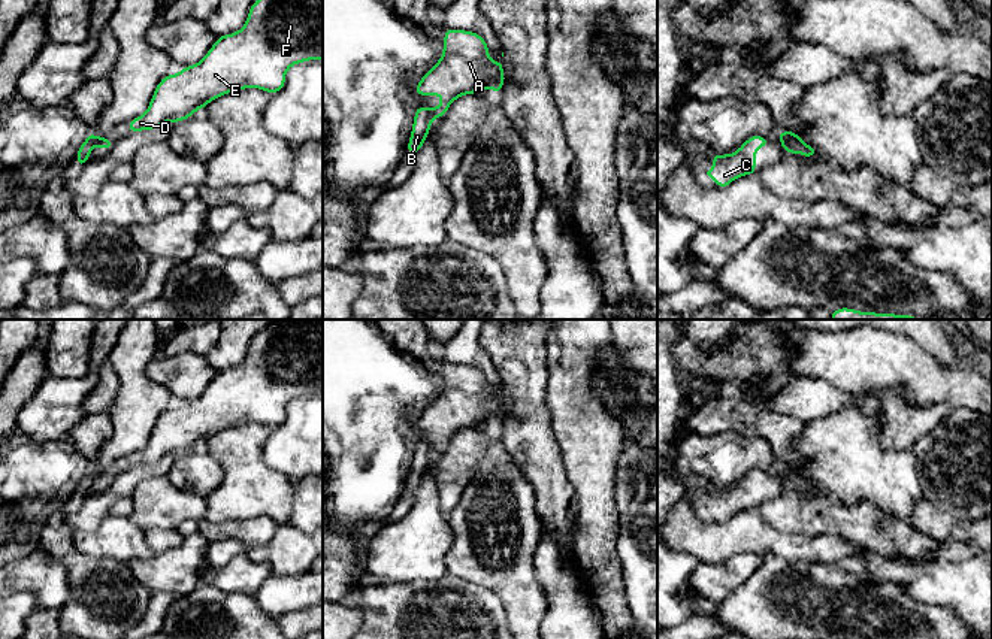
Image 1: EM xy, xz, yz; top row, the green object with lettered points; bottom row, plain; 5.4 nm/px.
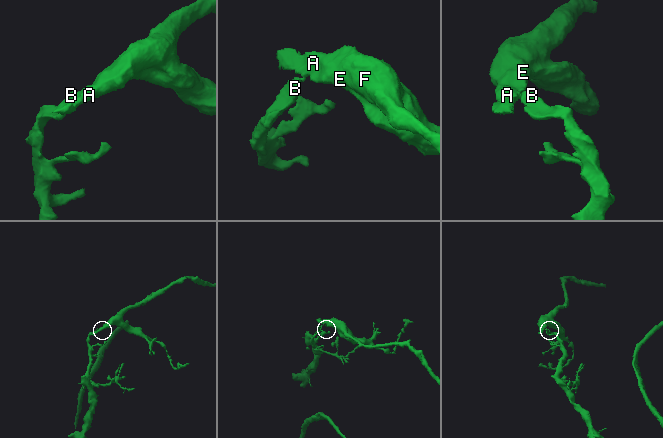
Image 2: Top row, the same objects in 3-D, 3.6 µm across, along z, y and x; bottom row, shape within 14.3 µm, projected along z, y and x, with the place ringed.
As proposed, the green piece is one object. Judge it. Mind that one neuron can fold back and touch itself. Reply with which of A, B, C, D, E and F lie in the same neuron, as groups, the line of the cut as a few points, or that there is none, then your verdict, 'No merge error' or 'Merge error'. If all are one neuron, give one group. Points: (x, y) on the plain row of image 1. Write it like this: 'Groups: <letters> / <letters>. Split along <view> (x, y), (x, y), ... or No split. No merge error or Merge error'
Groups: A C D E F / B. Split along xz (429, 445), (432, 451). Merge error

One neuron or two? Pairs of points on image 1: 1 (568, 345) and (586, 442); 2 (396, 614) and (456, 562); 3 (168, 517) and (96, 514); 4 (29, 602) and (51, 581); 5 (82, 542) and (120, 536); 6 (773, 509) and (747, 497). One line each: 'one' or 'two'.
1: one
2: two
3: two
4: two
5: one
6: two

